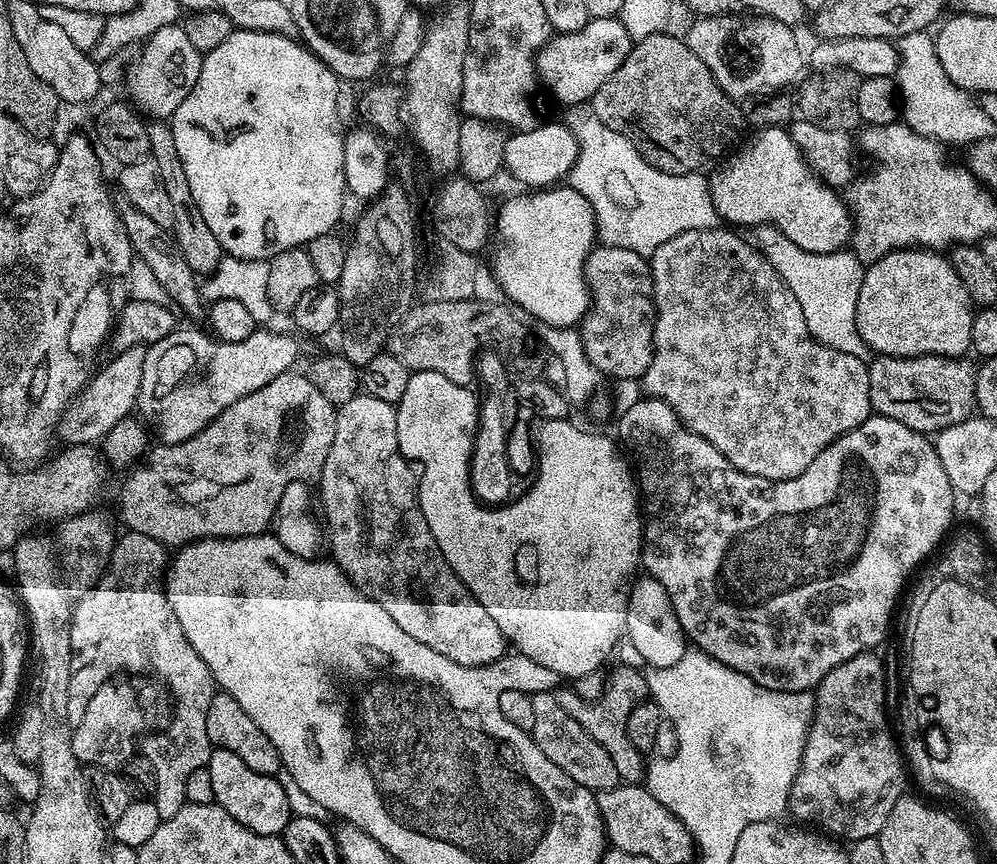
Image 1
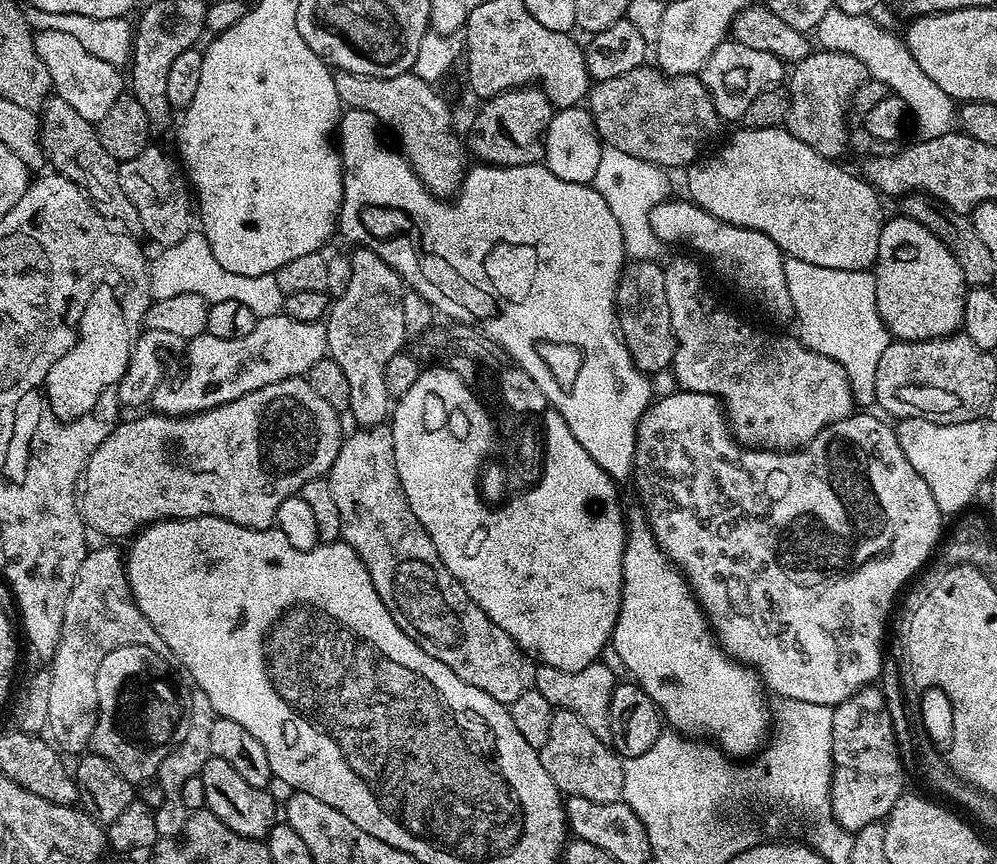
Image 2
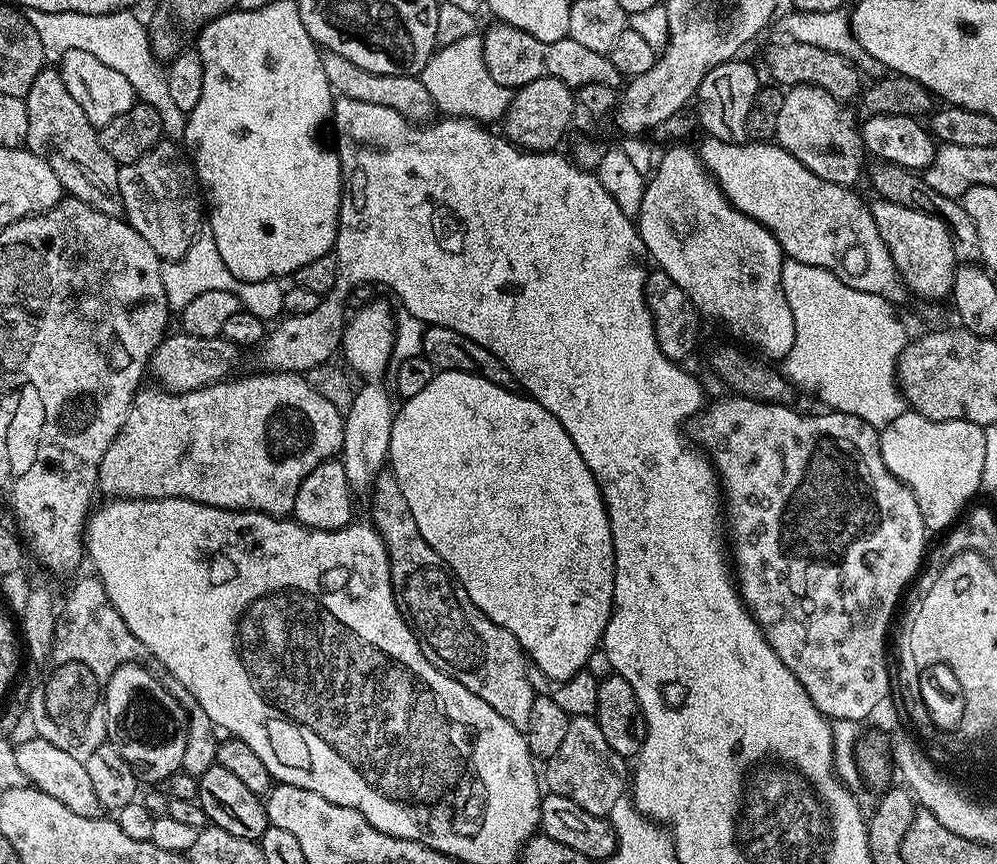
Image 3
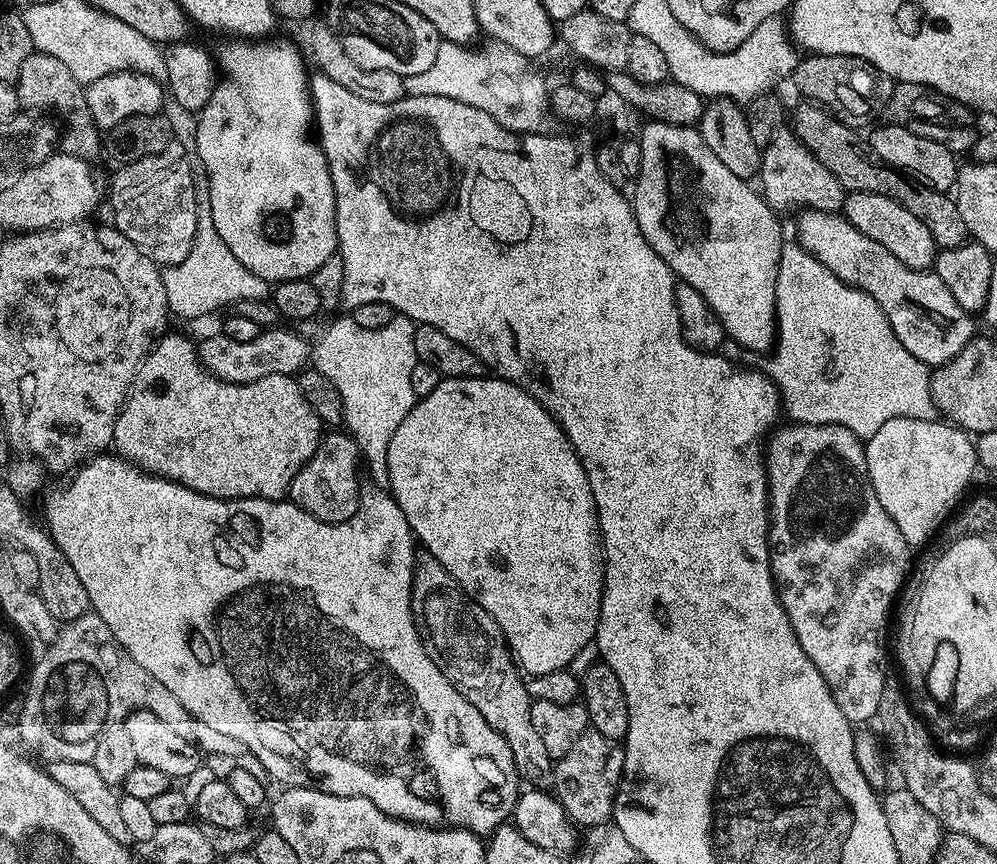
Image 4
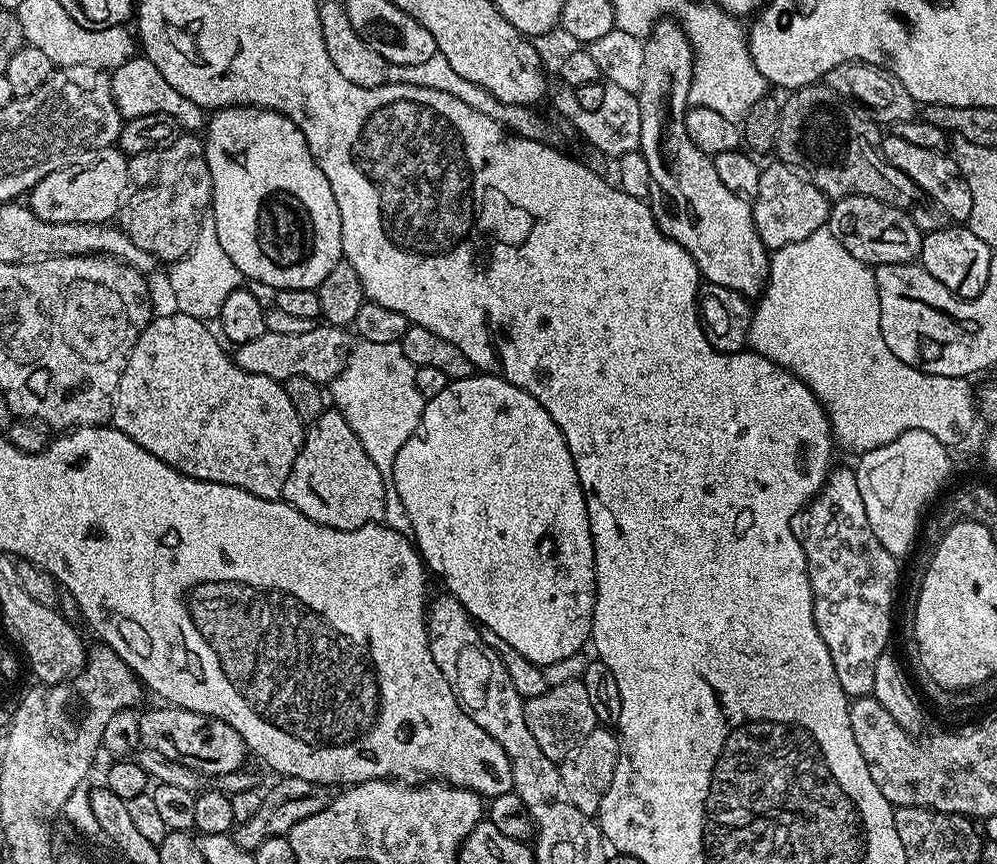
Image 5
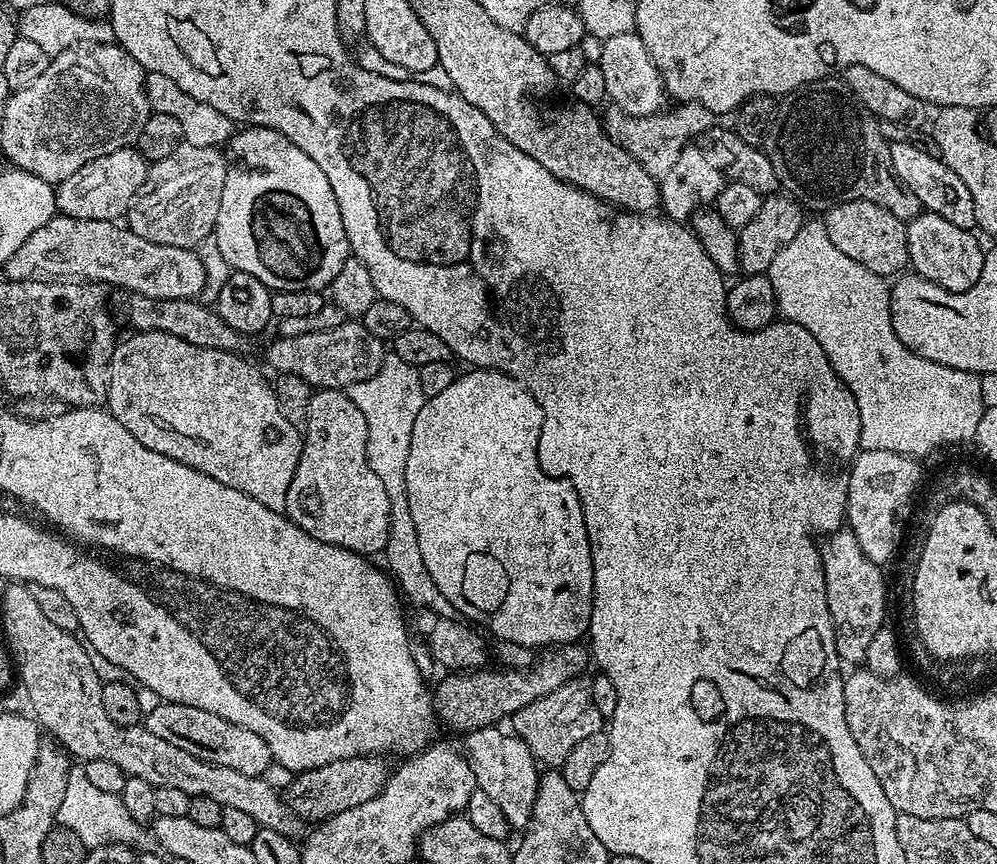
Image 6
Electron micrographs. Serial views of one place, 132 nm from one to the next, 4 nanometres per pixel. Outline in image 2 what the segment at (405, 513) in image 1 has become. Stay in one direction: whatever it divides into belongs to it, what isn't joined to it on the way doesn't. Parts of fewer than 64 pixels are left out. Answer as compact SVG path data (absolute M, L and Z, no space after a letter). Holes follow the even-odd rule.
M387 423L373 424L361 427L360 432L353 436L343 437L338 458L334 458L332 468L326 477L330 486L330 494L334 494L334 502L338 502L338 514L342 518L340 535L343 543L351 546L362 558L366 570L370 574L370 582L374 582L374 590L378 590L378 598L390 610L394 622L407 636L426 654L438 658L438 662L446 662L462 682L470 682L470 686L478 686L478 690L486 690L490 698L502 702L505 706L511 706L514 698L522 694L526 687L524 681L524 660L525 653L498 626L473 602L470 594L450 574L446 562L438 558L438 550L434 550L434 542L430 542L430 534L414 518L410 510L410 502L402 490L402 482L398 478L398 470L394 462L394 438L391 427Z

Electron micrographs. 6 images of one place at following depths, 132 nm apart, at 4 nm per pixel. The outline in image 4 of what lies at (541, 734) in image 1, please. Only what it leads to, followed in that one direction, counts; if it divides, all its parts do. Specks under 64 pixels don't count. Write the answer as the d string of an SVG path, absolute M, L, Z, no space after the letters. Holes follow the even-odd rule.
M591 730L584 732L554 764L554 795L573 825L596 828L612 819L612 803L624 776L624 750L617 741Z

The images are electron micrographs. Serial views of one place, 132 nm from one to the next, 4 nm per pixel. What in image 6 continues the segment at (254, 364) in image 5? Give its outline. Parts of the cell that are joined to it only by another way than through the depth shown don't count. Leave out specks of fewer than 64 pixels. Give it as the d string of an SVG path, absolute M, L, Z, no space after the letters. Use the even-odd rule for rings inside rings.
M345 322L342 326L334 326L334 330L276 338L268 348L268 364L273 368L273 373L294 374L316 390L347 390L354 382L362 382L375 374L382 366L385 355L385 341L370 334L364 323Z

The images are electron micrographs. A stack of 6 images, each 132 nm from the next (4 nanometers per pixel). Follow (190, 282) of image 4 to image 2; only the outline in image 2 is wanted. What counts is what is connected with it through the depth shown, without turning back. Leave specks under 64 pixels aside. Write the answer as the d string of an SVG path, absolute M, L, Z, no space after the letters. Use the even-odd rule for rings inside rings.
M189 231L182 242L172 248L160 248L157 256L151 257L148 273L150 274L150 290L153 300L174 298L174 294L198 294L209 304L218 302L242 302L254 314L261 316L278 316L284 310L284 292L278 290L275 275L271 276L243 276L230 274L230 270L222 270L218 258L210 250L210 242L203 231Z

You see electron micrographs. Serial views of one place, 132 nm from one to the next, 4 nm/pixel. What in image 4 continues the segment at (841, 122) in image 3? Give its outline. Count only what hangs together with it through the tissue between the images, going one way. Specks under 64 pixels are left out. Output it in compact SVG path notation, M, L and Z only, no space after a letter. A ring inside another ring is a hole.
M788 126L780 128L762 149L759 180L765 202L777 214L809 208L819 212L840 212L844 207L846 193L838 178L834 178L834 174L830 174L830 170L826 170L826 166L822 166L814 154L810 154L810 150Z

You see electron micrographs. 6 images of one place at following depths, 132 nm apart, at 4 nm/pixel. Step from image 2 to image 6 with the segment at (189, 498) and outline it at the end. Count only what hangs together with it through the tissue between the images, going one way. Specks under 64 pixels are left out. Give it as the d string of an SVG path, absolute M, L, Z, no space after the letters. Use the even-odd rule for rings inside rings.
M137 332L131 333L132 337L128 341L117 343L116 349L108 358L108 399L106 401L107 411L111 412L142 446L149 450L155 450L157 454L166 454L166 458L174 458L174 462L182 462L182 466L190 466L210 478L214 482L222 482L222 486L230 486L234 490L242 490L242 494L250 494L254 502L262 502L275 512L283 512L286 506L286 490L290 490L290 482L294 482L294 470L298 470L298 458L302 454L301 429L296 428L282 415L282 410L278 406L276 389L271 383L264 381L264 376L252 364L247 364L243 360L243 355L234 352L223 352L222 350L210 350L202 346L194 346L182 338L174 338L174 334L162 334L161 332Z

